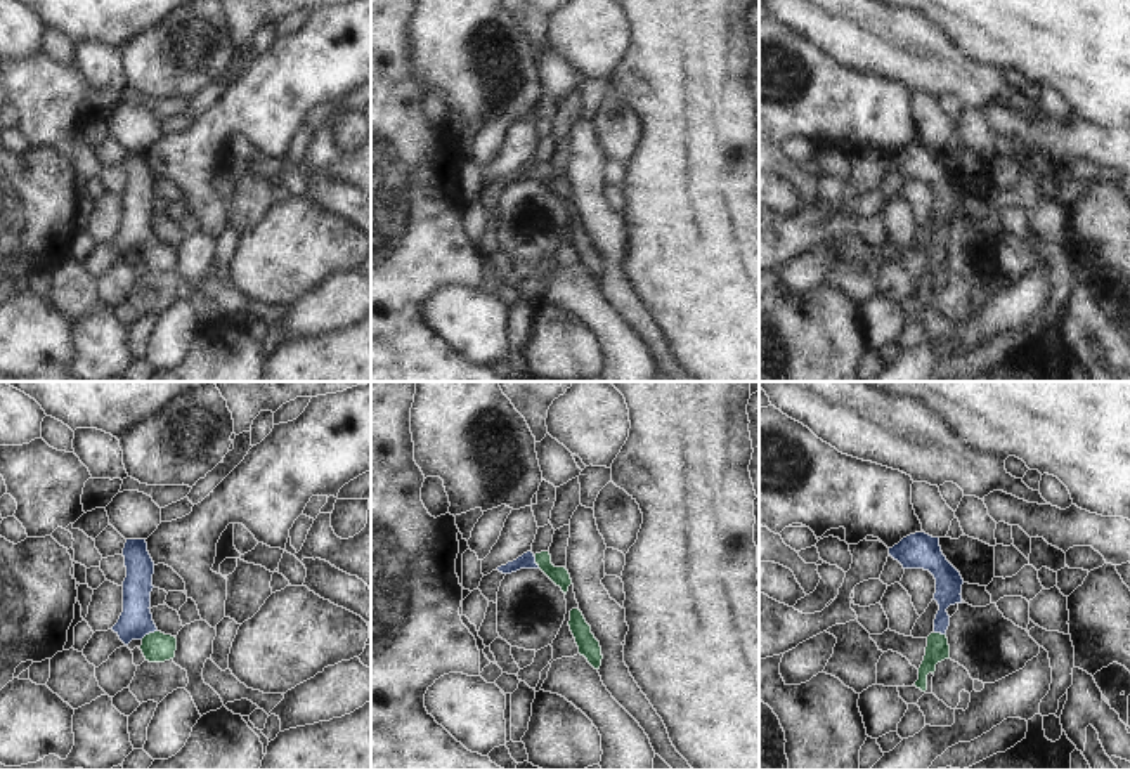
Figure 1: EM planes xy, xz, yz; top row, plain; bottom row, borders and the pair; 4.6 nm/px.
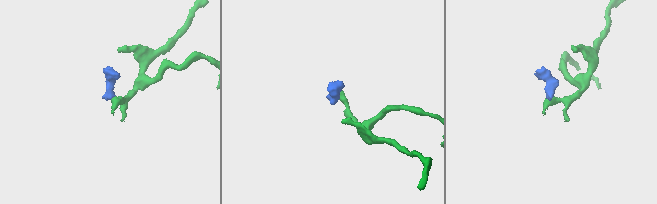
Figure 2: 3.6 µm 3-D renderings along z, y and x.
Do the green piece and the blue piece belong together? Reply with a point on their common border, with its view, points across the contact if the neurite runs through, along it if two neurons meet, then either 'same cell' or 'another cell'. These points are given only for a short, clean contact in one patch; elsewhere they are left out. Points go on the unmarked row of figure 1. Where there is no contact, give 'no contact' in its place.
xy (149, 245) | across xy (156, 259), (149, 245), (136, 233) | same cell

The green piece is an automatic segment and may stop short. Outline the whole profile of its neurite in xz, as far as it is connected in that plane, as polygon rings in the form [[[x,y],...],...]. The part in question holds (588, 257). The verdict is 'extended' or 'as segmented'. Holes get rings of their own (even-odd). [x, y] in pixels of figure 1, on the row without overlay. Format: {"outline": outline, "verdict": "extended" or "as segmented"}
{"outline": [[[579,220],[570,222],[568,238],[579,258],[579,265],[584,267],[594,281],[600,281],[603,271],[600,253],[591,245],[591,238]]], "verdict": "as segmented"}

